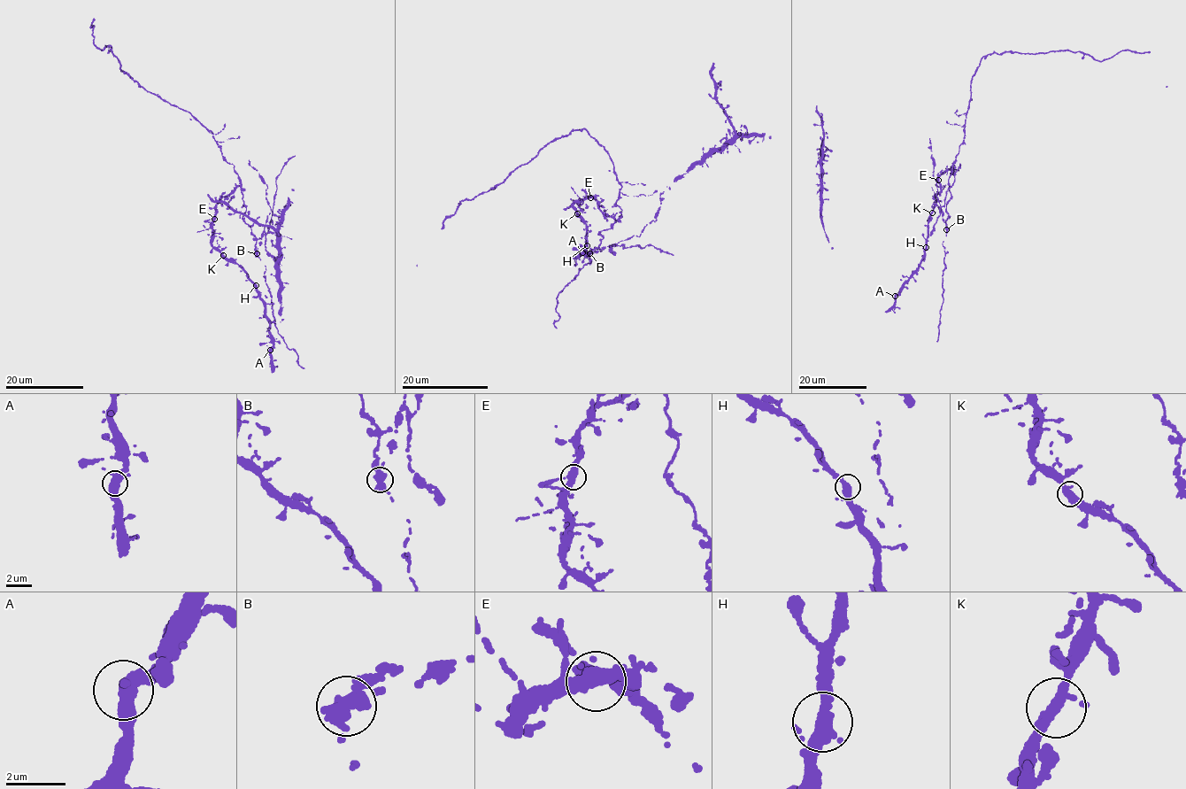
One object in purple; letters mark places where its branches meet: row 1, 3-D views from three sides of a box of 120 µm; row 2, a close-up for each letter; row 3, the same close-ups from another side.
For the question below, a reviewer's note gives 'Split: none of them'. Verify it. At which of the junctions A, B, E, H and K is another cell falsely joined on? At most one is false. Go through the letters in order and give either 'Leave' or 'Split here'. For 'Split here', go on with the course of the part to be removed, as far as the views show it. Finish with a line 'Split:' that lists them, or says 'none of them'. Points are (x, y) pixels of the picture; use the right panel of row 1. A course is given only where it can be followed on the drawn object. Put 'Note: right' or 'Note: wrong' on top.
Note: wrong
A: Leave
B: Split here. Course of the part to remove: (947, 229), (935, 196), (937, 190), (929, 138)
E: Leave
H: Leave
K: Leave
Split: B

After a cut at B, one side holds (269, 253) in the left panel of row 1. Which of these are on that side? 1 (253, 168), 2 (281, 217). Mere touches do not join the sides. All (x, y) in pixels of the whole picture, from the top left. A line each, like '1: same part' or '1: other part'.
1: same part
2: other part

